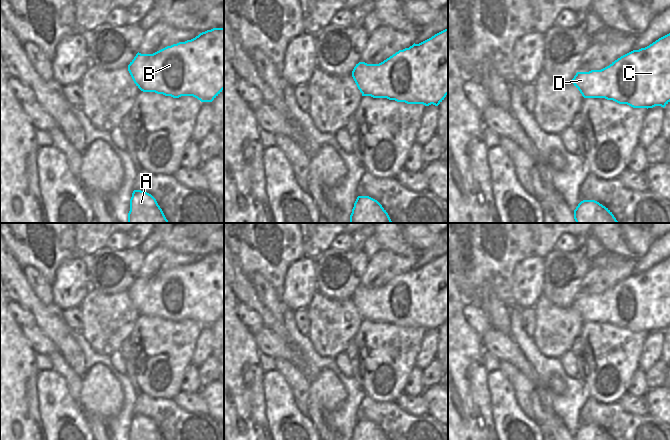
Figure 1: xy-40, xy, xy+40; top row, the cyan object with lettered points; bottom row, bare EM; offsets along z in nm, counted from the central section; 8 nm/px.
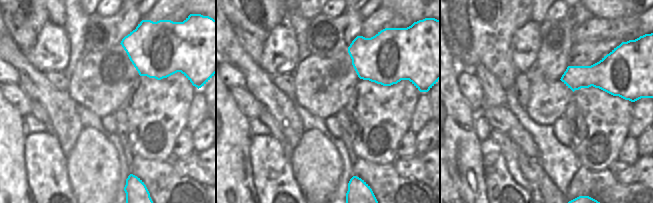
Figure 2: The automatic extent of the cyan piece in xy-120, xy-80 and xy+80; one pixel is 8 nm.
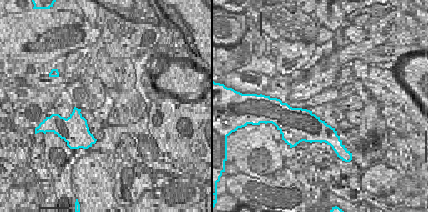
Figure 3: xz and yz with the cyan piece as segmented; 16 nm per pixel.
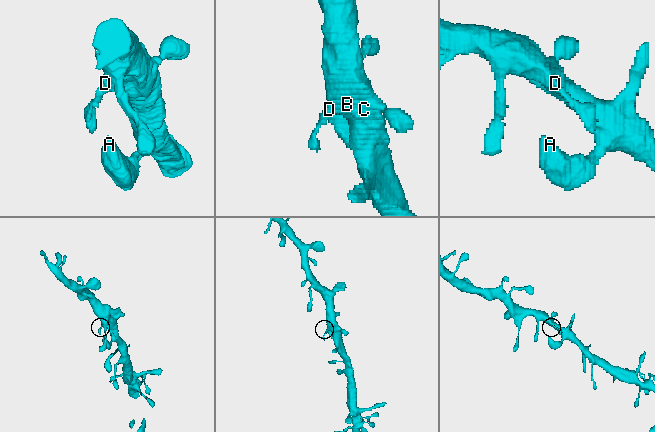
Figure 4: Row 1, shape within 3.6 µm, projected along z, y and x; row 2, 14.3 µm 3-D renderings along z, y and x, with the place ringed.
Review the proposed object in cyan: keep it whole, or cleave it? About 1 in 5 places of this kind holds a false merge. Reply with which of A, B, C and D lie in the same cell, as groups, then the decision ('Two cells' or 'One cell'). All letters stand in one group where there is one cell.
Groups: A B C D. One cell

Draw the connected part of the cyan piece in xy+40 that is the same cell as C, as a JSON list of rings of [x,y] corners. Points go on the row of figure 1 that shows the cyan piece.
[[[670,33],[601,70],[577,72],[572,83],[584,98],[605,98],[633,108],[664,108],[670,102]]]

